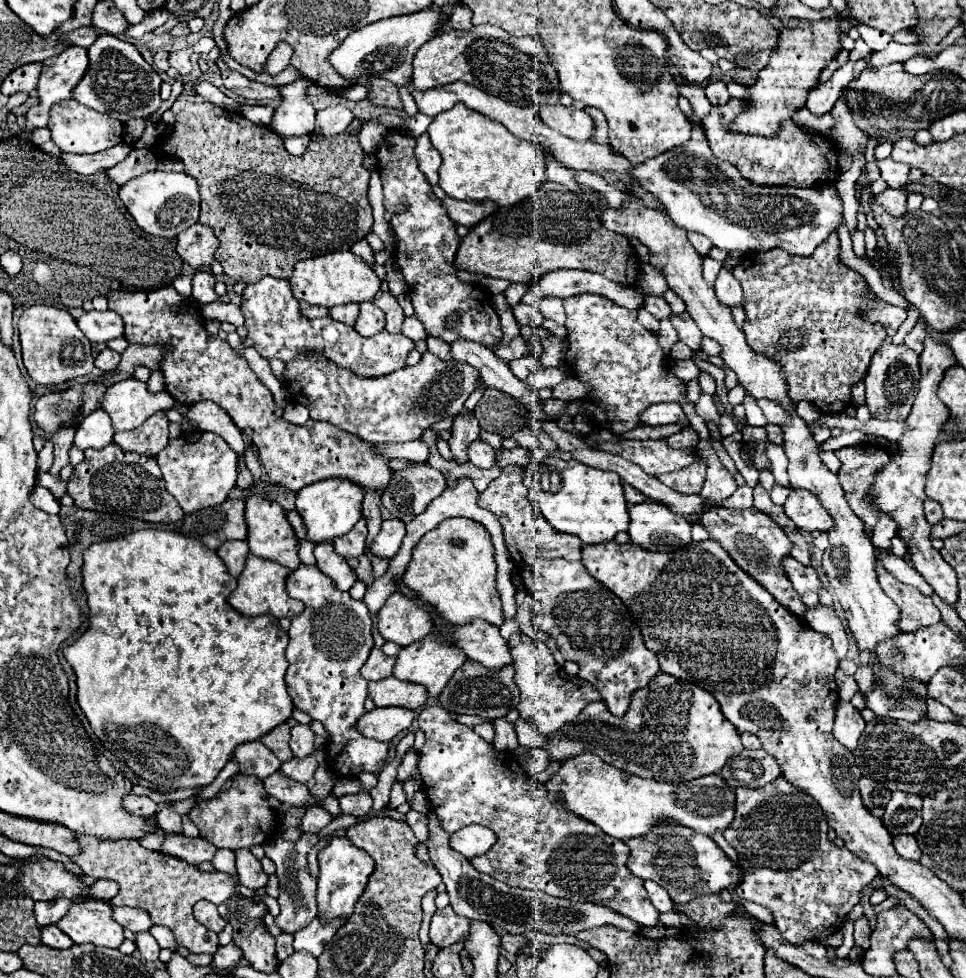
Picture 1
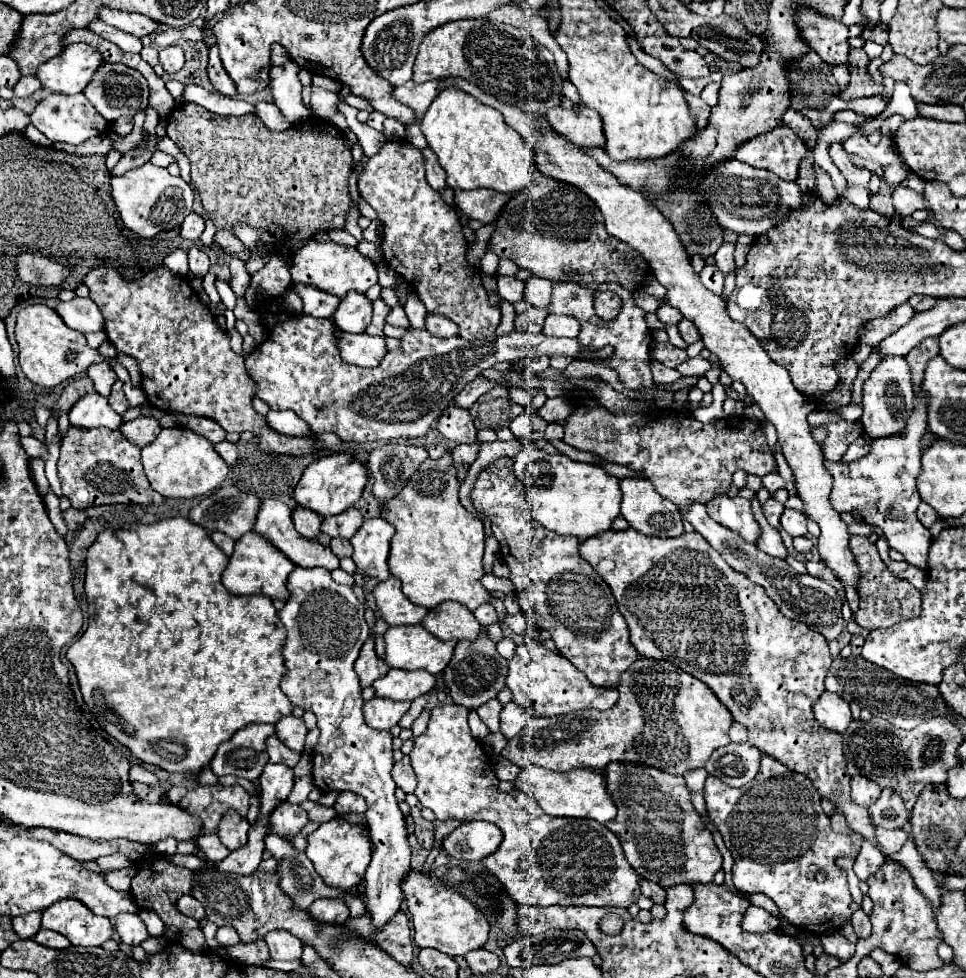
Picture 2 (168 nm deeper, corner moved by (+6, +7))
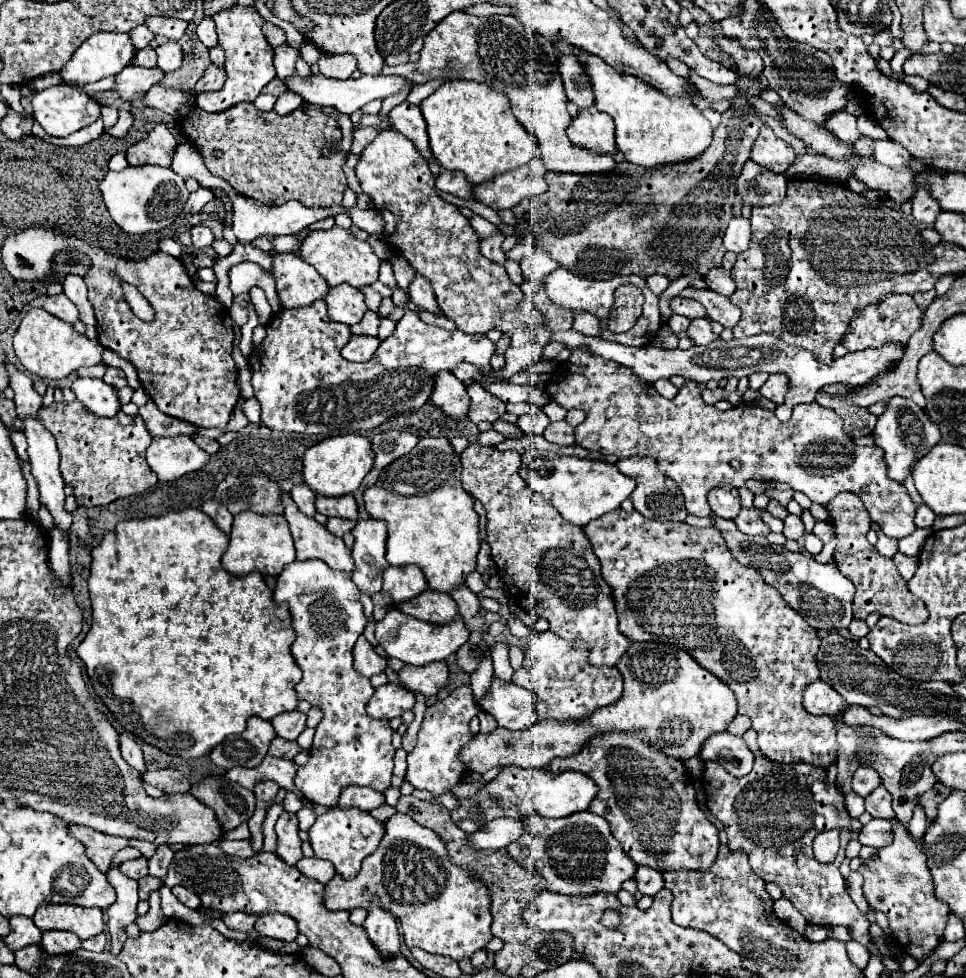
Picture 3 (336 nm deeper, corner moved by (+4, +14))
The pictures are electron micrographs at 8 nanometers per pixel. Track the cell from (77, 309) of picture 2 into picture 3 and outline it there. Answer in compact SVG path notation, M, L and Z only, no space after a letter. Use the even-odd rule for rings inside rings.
M58 293L58 295L54 295L54 297L48 297L48 299L44 301L42 309L48 311L50 315L54 315L54 317L66 321L66 323L76 323L76 321L80 321L80 319L78 319L78 309L76 309L76 305L74 305L64 293Z

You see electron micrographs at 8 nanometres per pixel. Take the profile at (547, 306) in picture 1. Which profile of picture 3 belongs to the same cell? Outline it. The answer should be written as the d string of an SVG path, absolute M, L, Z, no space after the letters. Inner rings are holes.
M532 249L524 255L524 259L520 261L520 267L524 271L524 277L528 279L536 279L542 281L550 271L554 271L558 265L556 261L552 261L552 257L548 257L548 253L544 253L542 249Z

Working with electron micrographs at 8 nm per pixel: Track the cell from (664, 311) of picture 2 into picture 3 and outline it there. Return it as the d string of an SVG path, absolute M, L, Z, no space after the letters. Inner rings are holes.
M672 315L670 321L668 321L668 327L672 329L672 333L686 331L688 325L690 325L690 319L688 319L688 317L682 317L682 315Z

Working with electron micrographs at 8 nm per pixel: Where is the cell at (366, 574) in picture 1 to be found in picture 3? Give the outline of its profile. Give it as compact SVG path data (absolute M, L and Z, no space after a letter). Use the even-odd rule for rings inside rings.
M330 517L330 519L326 521L326 529L328 529L330 533L334 533L336 537L342 537L342 535L348 533L352 527L354 527L354 521L344 521L344 519L338 519L338 517Z

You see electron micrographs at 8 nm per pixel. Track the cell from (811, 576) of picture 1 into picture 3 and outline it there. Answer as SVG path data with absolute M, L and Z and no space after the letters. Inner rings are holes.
M756 507L750 509L742 509L738 513L738 517L734 519L734 523L738 525L738 529L746 535L766 535L770 529L768 525L760 519L760 511Z

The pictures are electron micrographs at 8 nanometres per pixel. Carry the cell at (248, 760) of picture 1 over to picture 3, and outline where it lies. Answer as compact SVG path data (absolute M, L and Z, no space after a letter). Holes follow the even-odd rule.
M250 717L248 727L240 735L232 735L228 741L216 745L216 749L210 753L210 759L224 769L232 767L254 769L262 763L274 737L276 733L270 721Z

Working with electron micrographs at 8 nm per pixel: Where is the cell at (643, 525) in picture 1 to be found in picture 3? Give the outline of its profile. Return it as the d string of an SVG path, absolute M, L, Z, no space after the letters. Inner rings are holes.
M626 457L618 461L618 467L624 475L632 477L636 481L636 489L632 491L630 499L634 503L634 509L638 513L642 513L648 519L660 519L660 521L684 521L686 507L684 507L684 497L680 493L680 487L666 477L664 473L660 473L656 459L654 457Z

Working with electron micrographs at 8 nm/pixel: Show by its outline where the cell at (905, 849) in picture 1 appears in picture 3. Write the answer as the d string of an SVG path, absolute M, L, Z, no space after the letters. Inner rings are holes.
M872 819L870 823L862 825L858 831L858 841L862 845L880 849L892 843L892 823L886 819Z

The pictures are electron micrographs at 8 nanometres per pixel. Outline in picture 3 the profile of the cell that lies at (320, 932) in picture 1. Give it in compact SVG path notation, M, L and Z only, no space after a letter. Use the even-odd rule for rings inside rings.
M394 813L384 823L384 829L386 833L378 849L362 861L362 869L354 879L334 875L326 885L326 909L370 909L370 903L376 899L382 909L398 917L404 943L410 949L420 947L432 955L452 957L454 961L470 959L474 951L484 949L492 939L492 899L488 887L480 883L480 877L450 863L446 843L434 831L418 825L412 817Z

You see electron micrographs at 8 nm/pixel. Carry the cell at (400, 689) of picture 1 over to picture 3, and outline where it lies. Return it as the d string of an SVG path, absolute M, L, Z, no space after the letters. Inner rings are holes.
M440 661L440 663L422 665L422 667L404 665L398 675L406 689L414 693L422 693L424 697L430 697L430 695L436 695L448 683L450 671L446 661Z

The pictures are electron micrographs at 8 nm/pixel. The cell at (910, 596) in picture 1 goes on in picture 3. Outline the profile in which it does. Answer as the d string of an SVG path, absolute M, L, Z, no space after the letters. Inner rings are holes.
M838 493L826 505L826 511L830 515L830 523L832 523L834 533L838 537L838 543L836 543L836 549L834 549L836 567L856 587L854 601L852 601L854 617L856 619L866 619L872 611L878 611L880 615L892 617L892 619L908 623L908 625L918 625L920 621L926 621L928 619L928 609L926 609L924 601L920 601L918 597L914 597L908 591L906 581L898 573L894 561L888 559L888 557L882 557L876 551L876 547L868 543L866 533L870 531L872 521L870 521L868 511L864 509L860 497L852 495L852 493Z

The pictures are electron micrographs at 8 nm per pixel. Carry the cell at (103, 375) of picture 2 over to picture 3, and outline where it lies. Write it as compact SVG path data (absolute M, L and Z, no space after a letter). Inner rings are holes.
M108 367L106 369L106 375L104 375L104 381L116 389L122 389L126 385L126 377L122 373L122 369L114 369L114 367Z

